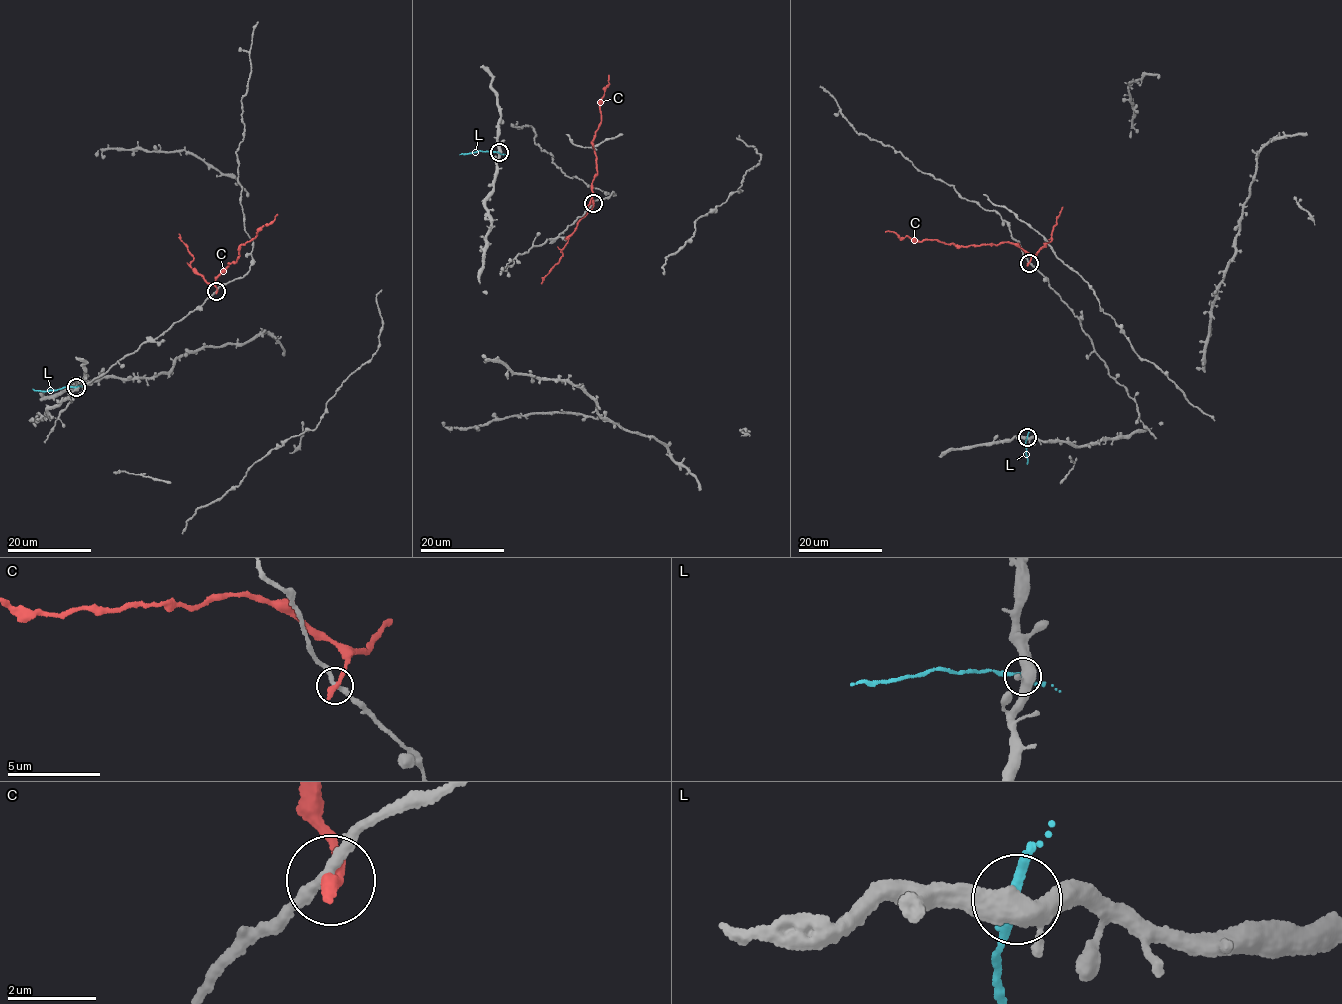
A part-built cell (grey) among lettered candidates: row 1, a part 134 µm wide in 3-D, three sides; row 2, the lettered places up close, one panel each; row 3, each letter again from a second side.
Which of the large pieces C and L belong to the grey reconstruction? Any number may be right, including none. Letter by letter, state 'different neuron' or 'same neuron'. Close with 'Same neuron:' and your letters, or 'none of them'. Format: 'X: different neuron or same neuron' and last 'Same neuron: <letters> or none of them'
C: different neuron
L: different neuron
Same neuron: none of them

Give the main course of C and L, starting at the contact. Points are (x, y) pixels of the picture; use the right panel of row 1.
C: (1029, 262), (1031, 255), (1015, 244), (1002, 241), (966, 246), (885, 232)
L: (1027, 437), (1026, 463)

